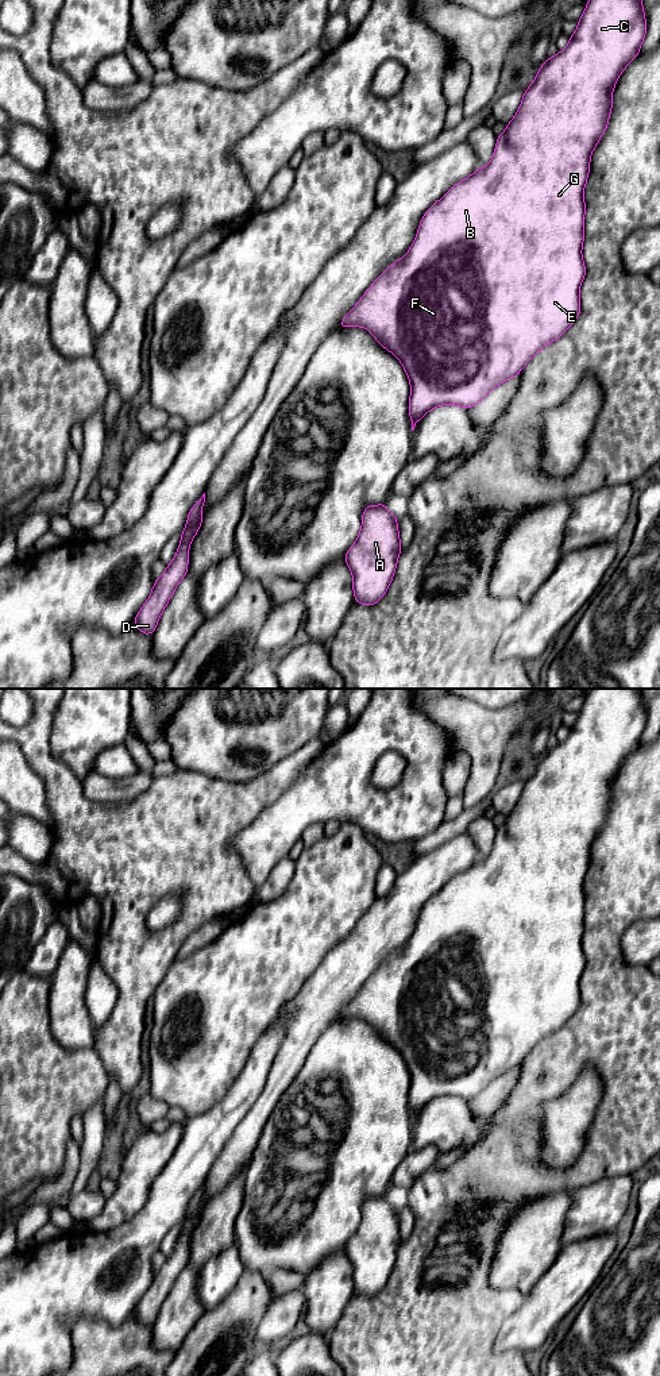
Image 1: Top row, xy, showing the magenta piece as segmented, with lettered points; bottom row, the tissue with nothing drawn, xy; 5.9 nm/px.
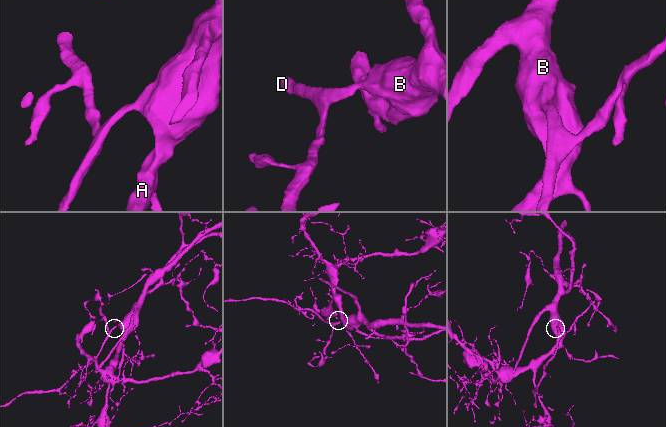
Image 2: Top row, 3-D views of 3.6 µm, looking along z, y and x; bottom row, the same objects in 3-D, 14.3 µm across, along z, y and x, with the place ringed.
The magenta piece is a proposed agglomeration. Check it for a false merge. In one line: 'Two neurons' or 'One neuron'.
One neuron

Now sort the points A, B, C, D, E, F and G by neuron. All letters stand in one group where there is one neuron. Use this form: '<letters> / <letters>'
A B C D E F G

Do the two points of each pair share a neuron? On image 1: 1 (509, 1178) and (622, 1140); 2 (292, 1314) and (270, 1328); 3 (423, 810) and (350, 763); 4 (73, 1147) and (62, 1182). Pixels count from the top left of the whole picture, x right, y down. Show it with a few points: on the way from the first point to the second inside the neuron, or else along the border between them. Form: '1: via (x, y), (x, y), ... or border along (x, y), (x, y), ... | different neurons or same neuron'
1: via (537, 1178), (574, 1178), (594, 1163) | same neuron
2: via (286, 1314), (276, 1325) | same neuron
3: via (401, 810), (385, 810), (359, 785) | same neuron
4: via (73, 1155), (69, 1174) | same neuron

